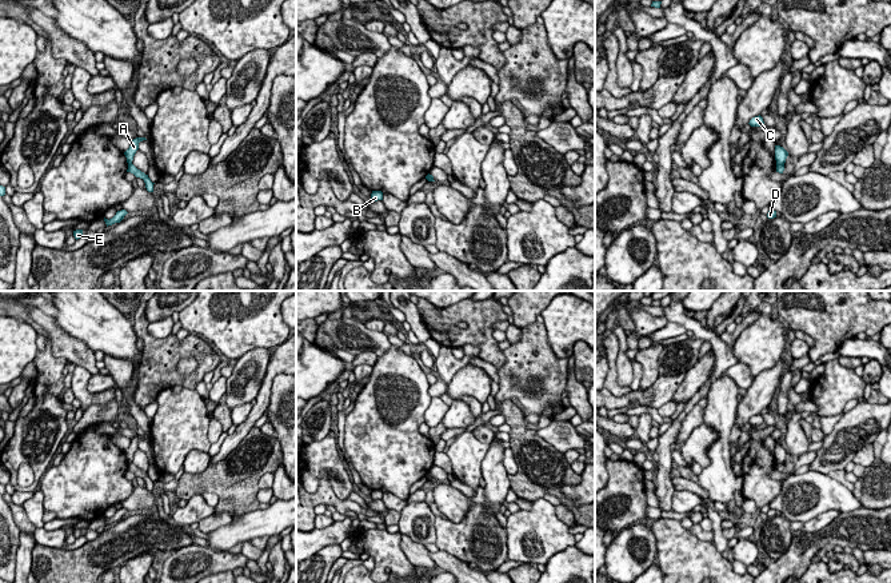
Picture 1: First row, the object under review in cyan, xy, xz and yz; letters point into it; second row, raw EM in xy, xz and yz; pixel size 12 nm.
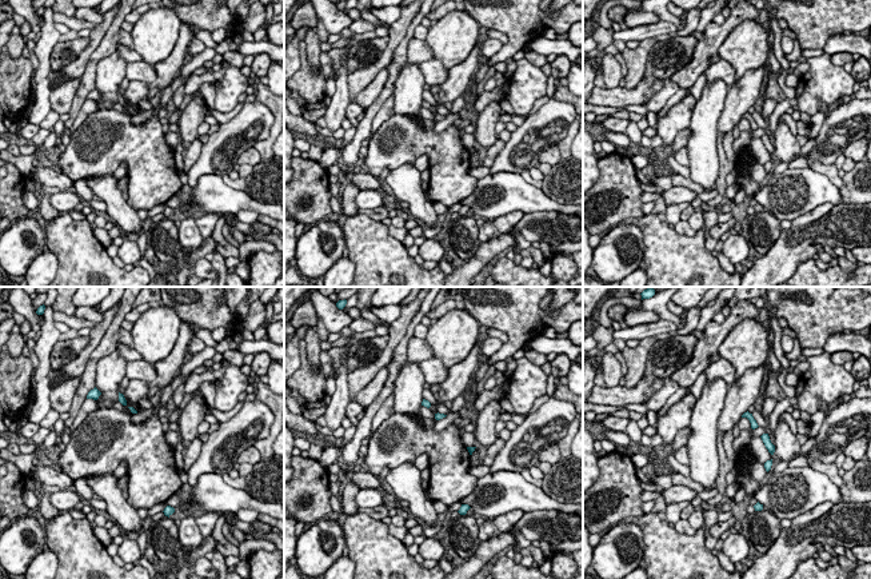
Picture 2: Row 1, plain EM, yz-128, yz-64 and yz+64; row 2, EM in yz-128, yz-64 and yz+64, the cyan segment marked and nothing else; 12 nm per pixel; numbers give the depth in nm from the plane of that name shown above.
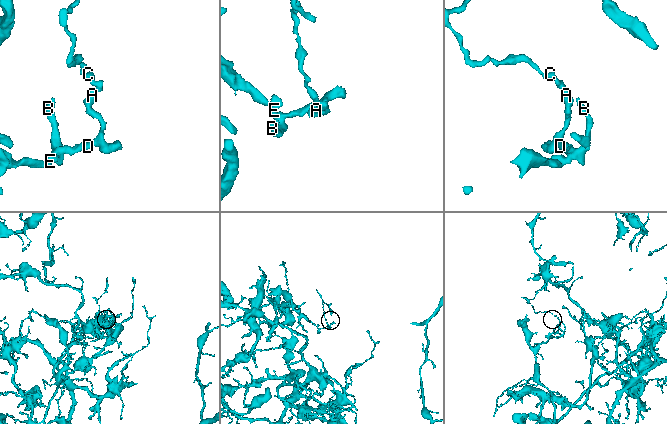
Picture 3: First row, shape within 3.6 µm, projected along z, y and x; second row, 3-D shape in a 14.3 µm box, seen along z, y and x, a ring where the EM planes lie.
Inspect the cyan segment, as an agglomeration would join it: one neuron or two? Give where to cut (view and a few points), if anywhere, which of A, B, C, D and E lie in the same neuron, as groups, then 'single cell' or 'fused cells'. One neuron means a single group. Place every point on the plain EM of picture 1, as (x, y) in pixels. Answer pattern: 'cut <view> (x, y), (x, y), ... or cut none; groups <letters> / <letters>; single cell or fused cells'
cut xy (131, 462), (128, 464); groups A C / B D E; fused cells

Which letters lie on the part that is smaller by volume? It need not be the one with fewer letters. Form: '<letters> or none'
A, C

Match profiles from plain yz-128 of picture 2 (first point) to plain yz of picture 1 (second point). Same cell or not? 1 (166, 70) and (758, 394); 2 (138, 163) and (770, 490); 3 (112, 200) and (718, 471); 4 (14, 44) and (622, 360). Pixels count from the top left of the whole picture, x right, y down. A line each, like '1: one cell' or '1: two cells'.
1: one cell
2: one cell
3: one cell
4: one cell

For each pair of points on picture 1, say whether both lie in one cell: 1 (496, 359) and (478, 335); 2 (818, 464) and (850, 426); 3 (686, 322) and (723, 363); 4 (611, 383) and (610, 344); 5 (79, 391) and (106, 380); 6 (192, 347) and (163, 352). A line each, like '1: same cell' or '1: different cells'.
1: same cell
2: same cell
3: same cell
4: same cell
5: different cells
6: same cell

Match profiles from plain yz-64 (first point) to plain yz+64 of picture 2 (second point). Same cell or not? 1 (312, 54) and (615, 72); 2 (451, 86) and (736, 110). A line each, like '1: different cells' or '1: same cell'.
1: same cell
2: same cell

